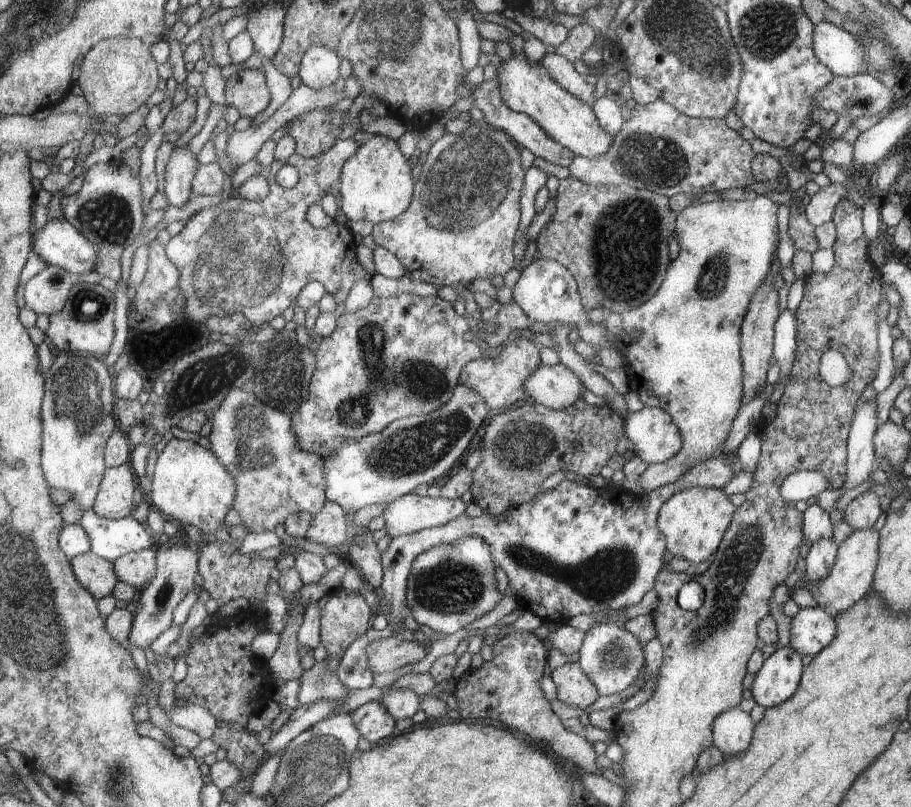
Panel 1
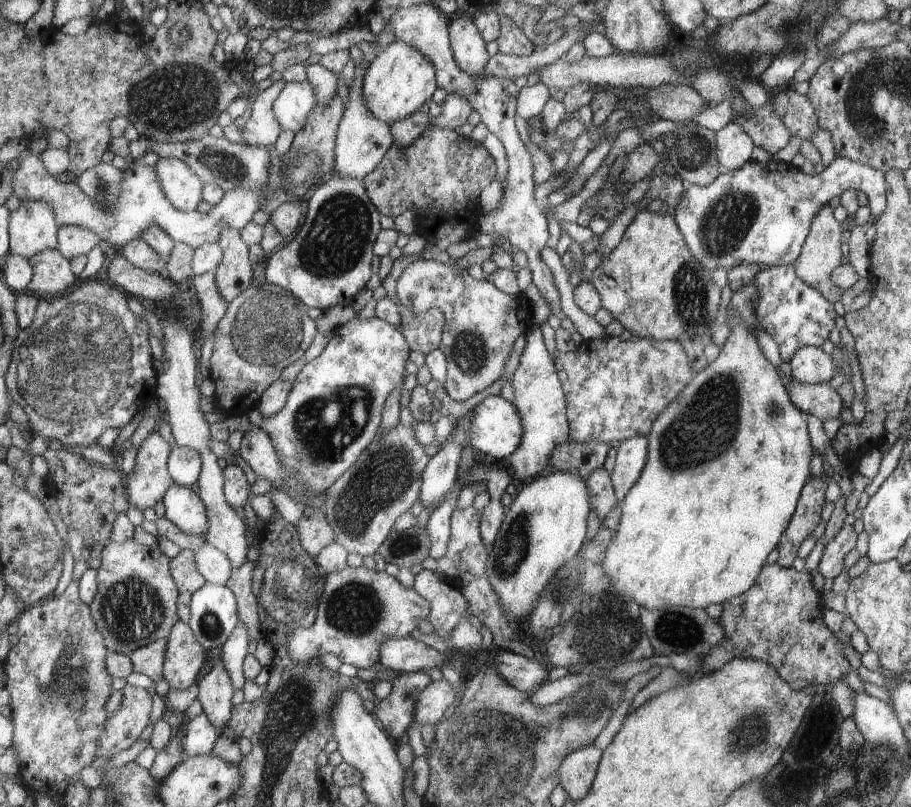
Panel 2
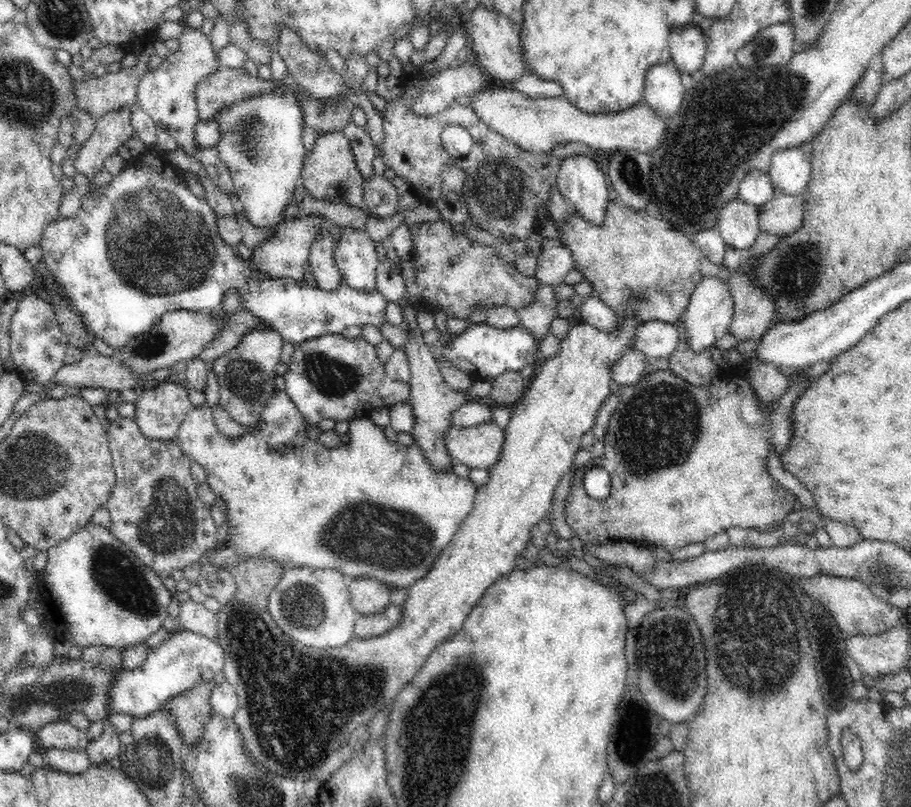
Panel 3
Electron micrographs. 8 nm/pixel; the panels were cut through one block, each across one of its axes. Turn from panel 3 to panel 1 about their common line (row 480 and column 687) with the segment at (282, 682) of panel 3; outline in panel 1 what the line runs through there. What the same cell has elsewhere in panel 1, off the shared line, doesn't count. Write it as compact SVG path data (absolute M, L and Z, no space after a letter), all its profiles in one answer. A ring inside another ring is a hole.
M693 486L675 492L664 505L657 516L657 524L669 541L669 551L676 558L685 558L691 564L698 564L710 558L725 536L733 515L736 514L730 498L718 487Z

